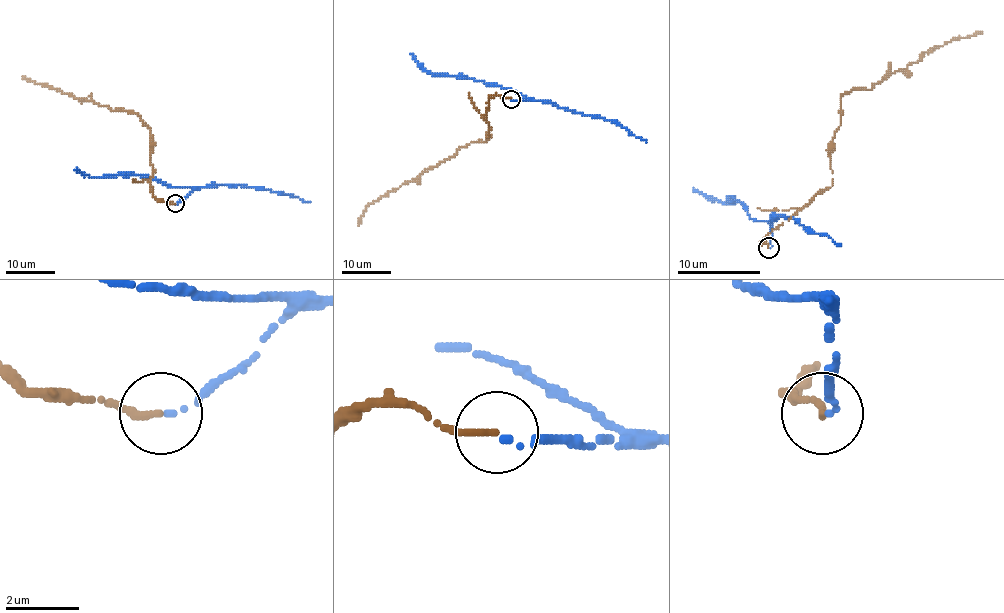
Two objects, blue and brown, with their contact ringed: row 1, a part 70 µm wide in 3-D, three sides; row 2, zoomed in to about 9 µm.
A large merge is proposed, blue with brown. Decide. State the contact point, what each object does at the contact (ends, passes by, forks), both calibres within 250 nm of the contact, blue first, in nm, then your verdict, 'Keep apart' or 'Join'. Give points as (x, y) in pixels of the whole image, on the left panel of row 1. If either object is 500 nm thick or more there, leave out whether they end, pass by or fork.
Place: (175, 203). At the ring blue ends. At the ring brown ends. Thickness 140 nm (blue) against 190 nm. Join

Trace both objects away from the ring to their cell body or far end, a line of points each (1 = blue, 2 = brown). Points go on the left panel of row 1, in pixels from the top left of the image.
1: (175, 203), (193, 189), (131, 173), (93, 178), (83, 175), (76, 168)
2: (175, 203), (153, 196), (150, 185), (152, 135), (138, 115), (64, 94), (22, 76)

